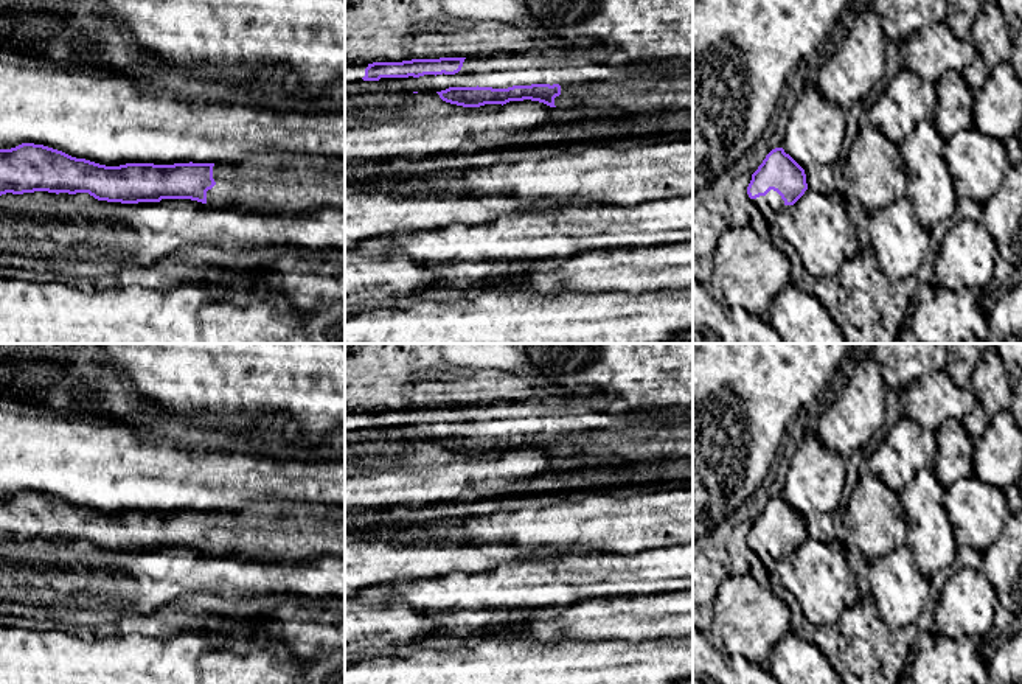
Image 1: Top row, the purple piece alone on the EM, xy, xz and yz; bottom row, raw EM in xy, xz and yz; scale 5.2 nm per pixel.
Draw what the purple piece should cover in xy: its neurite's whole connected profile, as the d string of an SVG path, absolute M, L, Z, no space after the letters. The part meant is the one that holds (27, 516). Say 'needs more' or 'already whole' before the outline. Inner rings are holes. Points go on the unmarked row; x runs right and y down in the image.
needs more | M22 491L11 497L0 497L0 544L89 541L98 549L138 552L162 547L191 547L211 555L244 553L270 560L304 560L312 555L345 557L345 513L329 516L266 516L262 513L214 513L214 511L126 511L106 515L85 507L71 505L62 499Z

